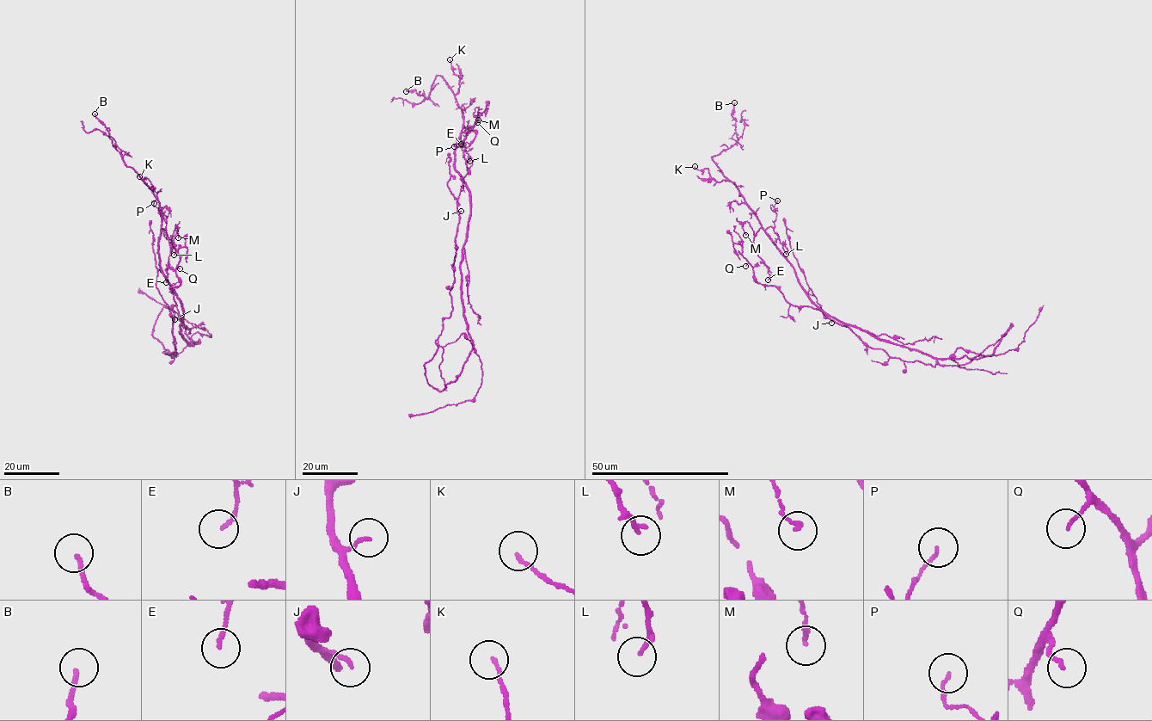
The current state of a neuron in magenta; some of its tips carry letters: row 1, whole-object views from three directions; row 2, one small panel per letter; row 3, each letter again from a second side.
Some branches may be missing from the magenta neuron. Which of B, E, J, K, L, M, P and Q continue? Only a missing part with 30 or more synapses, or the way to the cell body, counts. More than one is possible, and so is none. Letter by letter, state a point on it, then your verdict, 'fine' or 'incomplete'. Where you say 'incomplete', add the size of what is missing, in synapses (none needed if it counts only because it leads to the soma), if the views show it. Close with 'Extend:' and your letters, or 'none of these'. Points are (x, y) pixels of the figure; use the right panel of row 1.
B: at (734, 102); fine
E: at (768, 280); fine
J: at (831, 323); fine
K: at (695, 166); fine
L: at (786, 254); fine
M: at (745, 235); fine
P: at (777, 200); fine
Q: at (745, 266); fine
Extend: none of these

